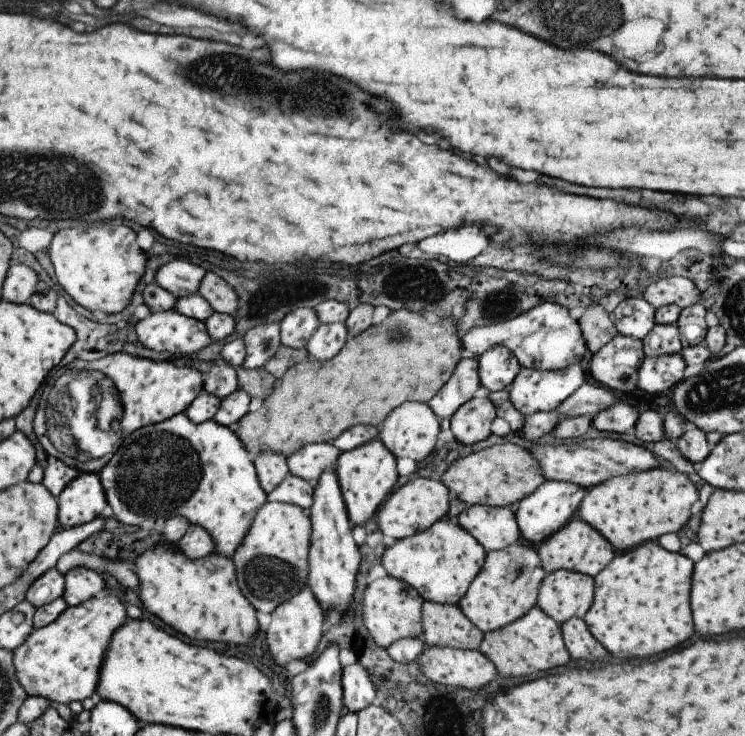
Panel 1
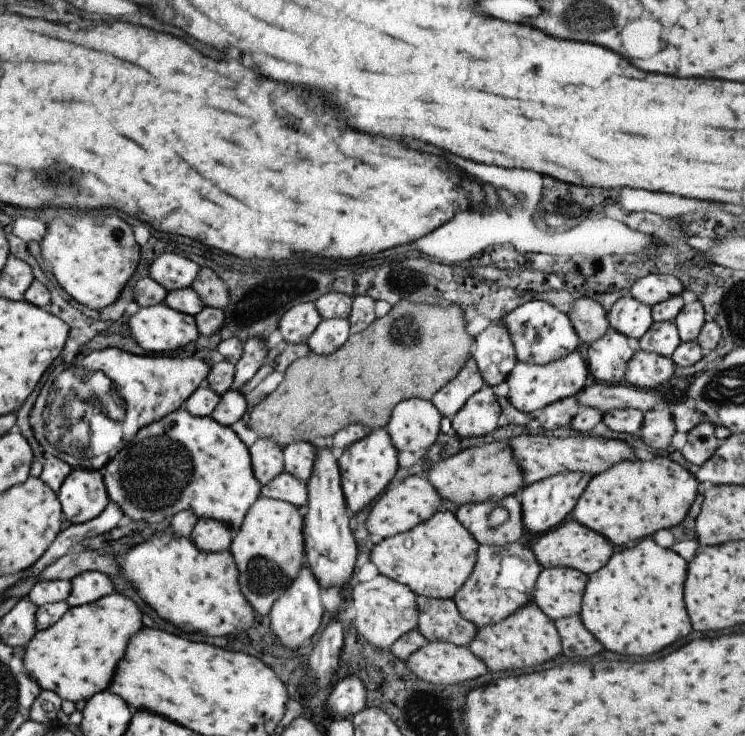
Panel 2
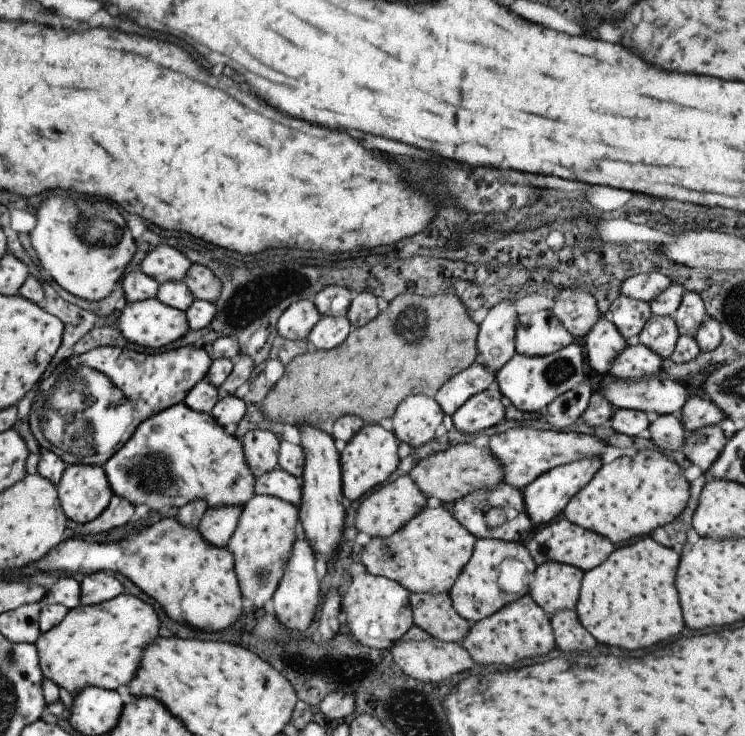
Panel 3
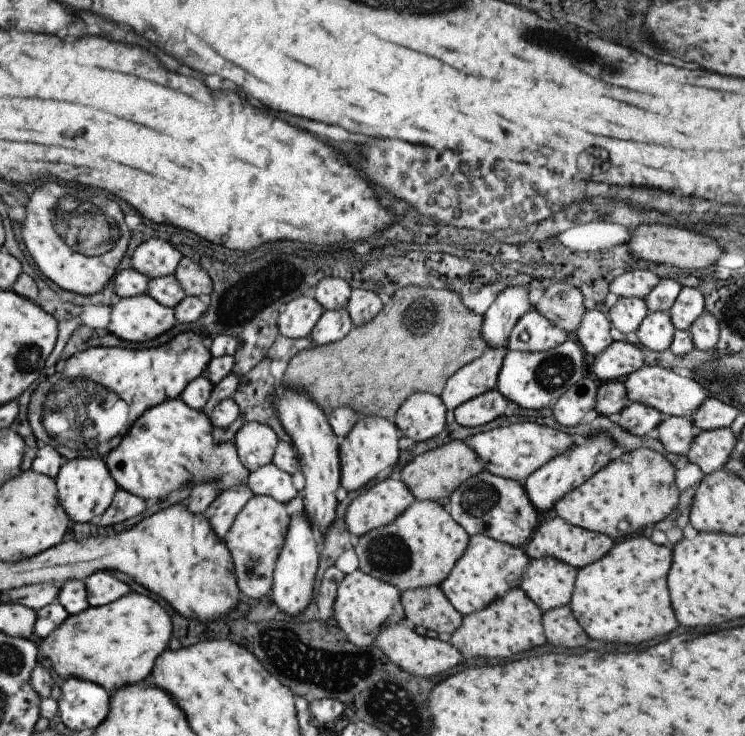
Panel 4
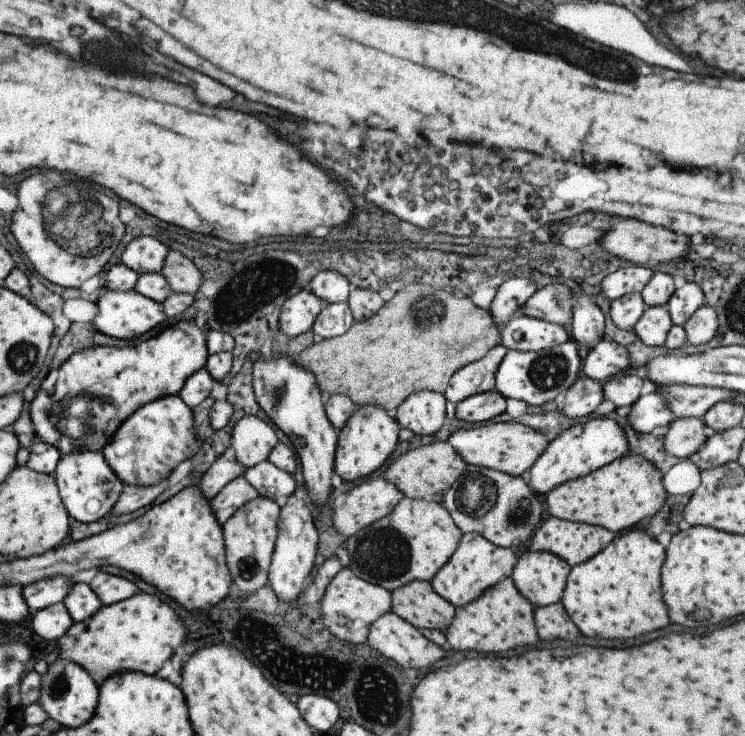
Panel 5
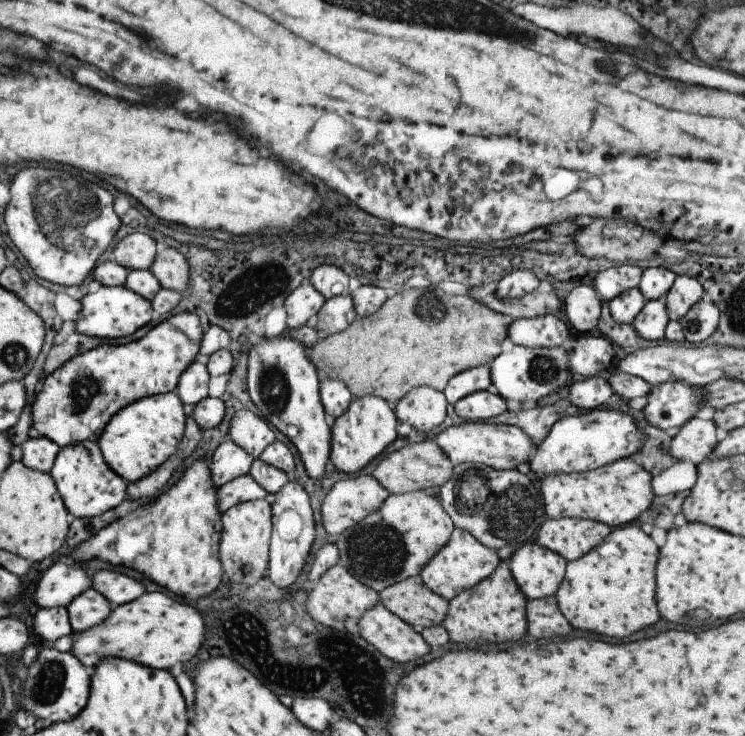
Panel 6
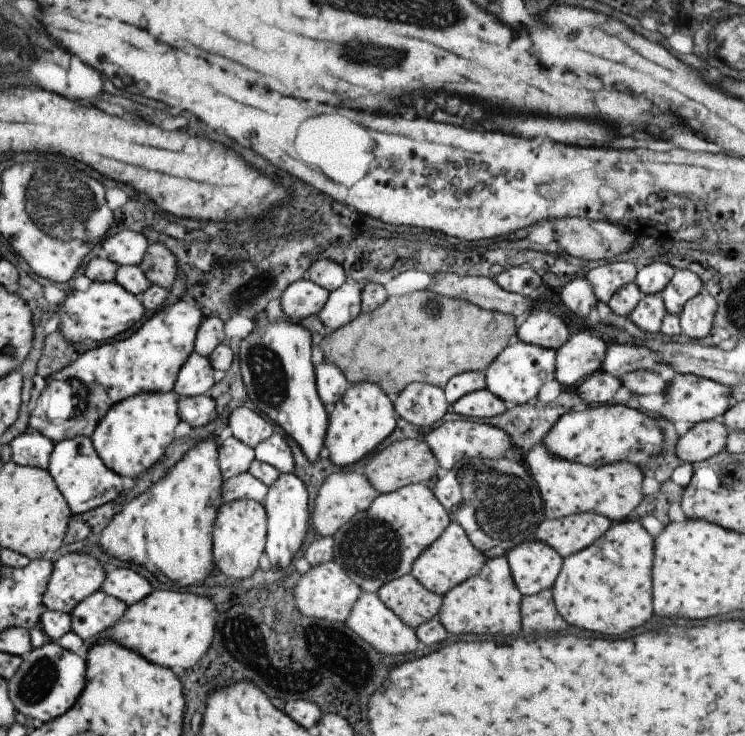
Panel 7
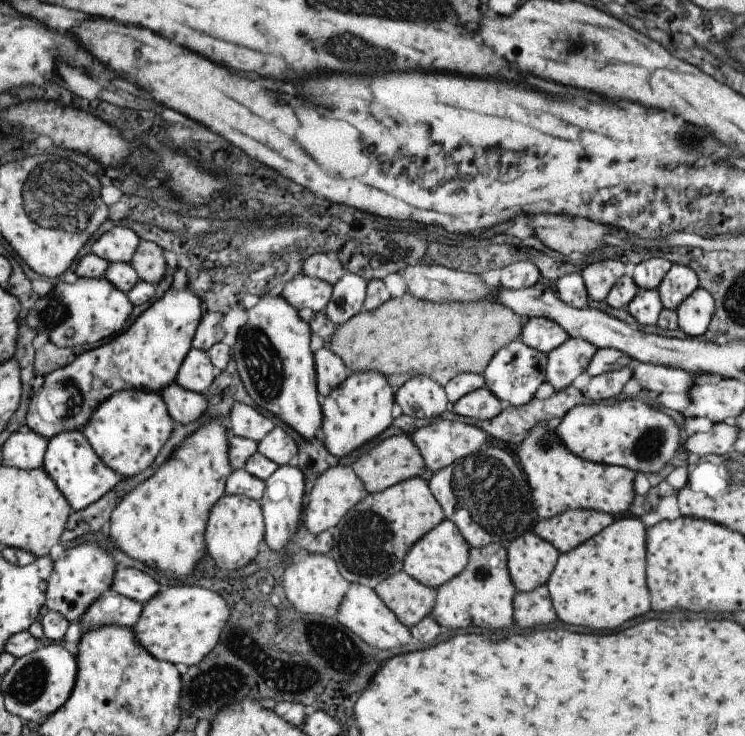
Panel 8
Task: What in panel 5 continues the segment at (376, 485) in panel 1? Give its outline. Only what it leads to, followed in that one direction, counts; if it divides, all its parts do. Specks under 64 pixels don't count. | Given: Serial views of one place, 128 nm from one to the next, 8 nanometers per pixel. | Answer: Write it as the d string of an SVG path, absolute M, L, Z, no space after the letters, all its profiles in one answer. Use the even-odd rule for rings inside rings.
M375 405L357 406L353 414L347 419L345 426L339 429L336 438L334 452L334 472L342 478L351 482L359 478L367 478L371 472L379 470L385 460L391 456L398 443L398 432L400 426L396 420L388 415L382 408Z

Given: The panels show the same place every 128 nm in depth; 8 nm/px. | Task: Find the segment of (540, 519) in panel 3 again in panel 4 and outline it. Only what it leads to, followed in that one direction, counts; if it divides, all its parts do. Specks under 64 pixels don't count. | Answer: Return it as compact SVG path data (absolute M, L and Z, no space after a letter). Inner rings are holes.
M603 432L594 433L591 438L587 438L589 440L586 444L574 444L568 451L552 458L524 480L522 487L536 511L547 512L547 510L553 509L554 504L561 500L564 494L581 486L585 479L593 476L610 461L607 452L616 446L611 437Z

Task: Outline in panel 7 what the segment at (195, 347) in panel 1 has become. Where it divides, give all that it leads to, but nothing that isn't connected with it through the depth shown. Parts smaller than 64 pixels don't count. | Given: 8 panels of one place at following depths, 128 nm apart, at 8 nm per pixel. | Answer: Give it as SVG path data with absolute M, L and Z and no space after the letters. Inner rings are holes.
M91 281L85 292L73 290L66 294L65 300L61 305L57 305L55 310L59 316L58 329L71 344L81 342L85 338L103 342L118 337L145 316L145 307L140 298L125 291L113 281Z

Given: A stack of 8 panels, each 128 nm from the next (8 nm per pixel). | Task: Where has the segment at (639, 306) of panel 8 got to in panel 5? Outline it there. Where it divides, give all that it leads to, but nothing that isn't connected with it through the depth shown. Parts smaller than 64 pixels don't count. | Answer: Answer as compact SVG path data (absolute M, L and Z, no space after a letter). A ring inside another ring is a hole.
M663 306L646 307L634 324L633 331L647 346L663 346L667 331L671 328L667 309Z

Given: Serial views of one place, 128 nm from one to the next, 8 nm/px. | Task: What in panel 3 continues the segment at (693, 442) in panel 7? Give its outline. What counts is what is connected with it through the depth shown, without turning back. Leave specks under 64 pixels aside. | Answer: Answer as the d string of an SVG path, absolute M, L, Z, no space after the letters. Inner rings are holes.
M655 415L647 428L649 439L659 451L681 451L689 435L678 416Z

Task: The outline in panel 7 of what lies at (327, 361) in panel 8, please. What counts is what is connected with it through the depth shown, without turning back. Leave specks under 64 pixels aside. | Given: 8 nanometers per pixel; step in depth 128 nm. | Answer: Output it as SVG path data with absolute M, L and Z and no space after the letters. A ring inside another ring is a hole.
M322 361L316 368L316 393L322 404L329 408L333 406L348 389L348 382L343 373L331 363Z

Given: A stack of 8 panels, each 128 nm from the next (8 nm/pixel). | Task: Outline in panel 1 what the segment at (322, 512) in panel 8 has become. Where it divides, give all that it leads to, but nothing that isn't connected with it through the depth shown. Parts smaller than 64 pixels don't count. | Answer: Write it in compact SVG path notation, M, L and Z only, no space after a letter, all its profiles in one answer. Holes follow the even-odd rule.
M426 477L409 480L391 493L389 498L385 498L385 501L379 506L379 509L375 512L377 528L382 535L396 541L412 536L415 532L421 532L437 520L446 517L450 502L447 498L448 494L445 484L441 484L438 480Z

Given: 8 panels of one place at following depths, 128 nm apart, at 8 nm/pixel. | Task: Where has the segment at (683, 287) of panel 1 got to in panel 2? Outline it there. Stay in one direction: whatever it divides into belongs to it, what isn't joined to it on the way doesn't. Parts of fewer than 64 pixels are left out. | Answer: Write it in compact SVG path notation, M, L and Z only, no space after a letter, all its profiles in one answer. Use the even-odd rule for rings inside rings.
M651 274L641 280L637 280L635 286L631 286L631 297L647 307L651 308L664 302L673 296L681 295L683 286L675 276L663 276L663 274Z

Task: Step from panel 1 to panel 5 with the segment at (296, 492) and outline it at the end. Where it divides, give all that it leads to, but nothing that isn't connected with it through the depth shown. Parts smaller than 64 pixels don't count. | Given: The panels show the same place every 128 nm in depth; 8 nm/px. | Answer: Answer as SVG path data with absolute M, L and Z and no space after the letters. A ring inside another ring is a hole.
M267 460L245 469L245 480L261 497L281 502L283 498L293 495L295 484L289 473L273 466Z

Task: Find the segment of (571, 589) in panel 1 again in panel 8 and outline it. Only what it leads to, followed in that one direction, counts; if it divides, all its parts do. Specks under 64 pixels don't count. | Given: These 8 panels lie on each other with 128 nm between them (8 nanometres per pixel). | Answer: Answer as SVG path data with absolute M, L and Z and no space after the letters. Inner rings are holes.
M531 531L513 539L506 548L513 586L517 591L529 592L545 585L557 557L557 549Z

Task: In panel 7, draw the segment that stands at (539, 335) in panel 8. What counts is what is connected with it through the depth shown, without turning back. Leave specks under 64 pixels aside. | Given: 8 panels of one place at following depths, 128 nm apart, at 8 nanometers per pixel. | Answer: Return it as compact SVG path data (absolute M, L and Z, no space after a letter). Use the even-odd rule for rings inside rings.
M533 310L516 328L514 339L546 349L558 349L569 338L569 330L555 314Z

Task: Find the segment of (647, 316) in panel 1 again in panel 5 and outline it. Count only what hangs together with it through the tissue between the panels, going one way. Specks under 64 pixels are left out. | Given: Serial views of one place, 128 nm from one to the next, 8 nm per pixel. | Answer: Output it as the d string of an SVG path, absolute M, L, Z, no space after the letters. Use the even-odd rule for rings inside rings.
M631 293L610 300L606 310L617 328L622 331L631 331L646 307L640 293Z

